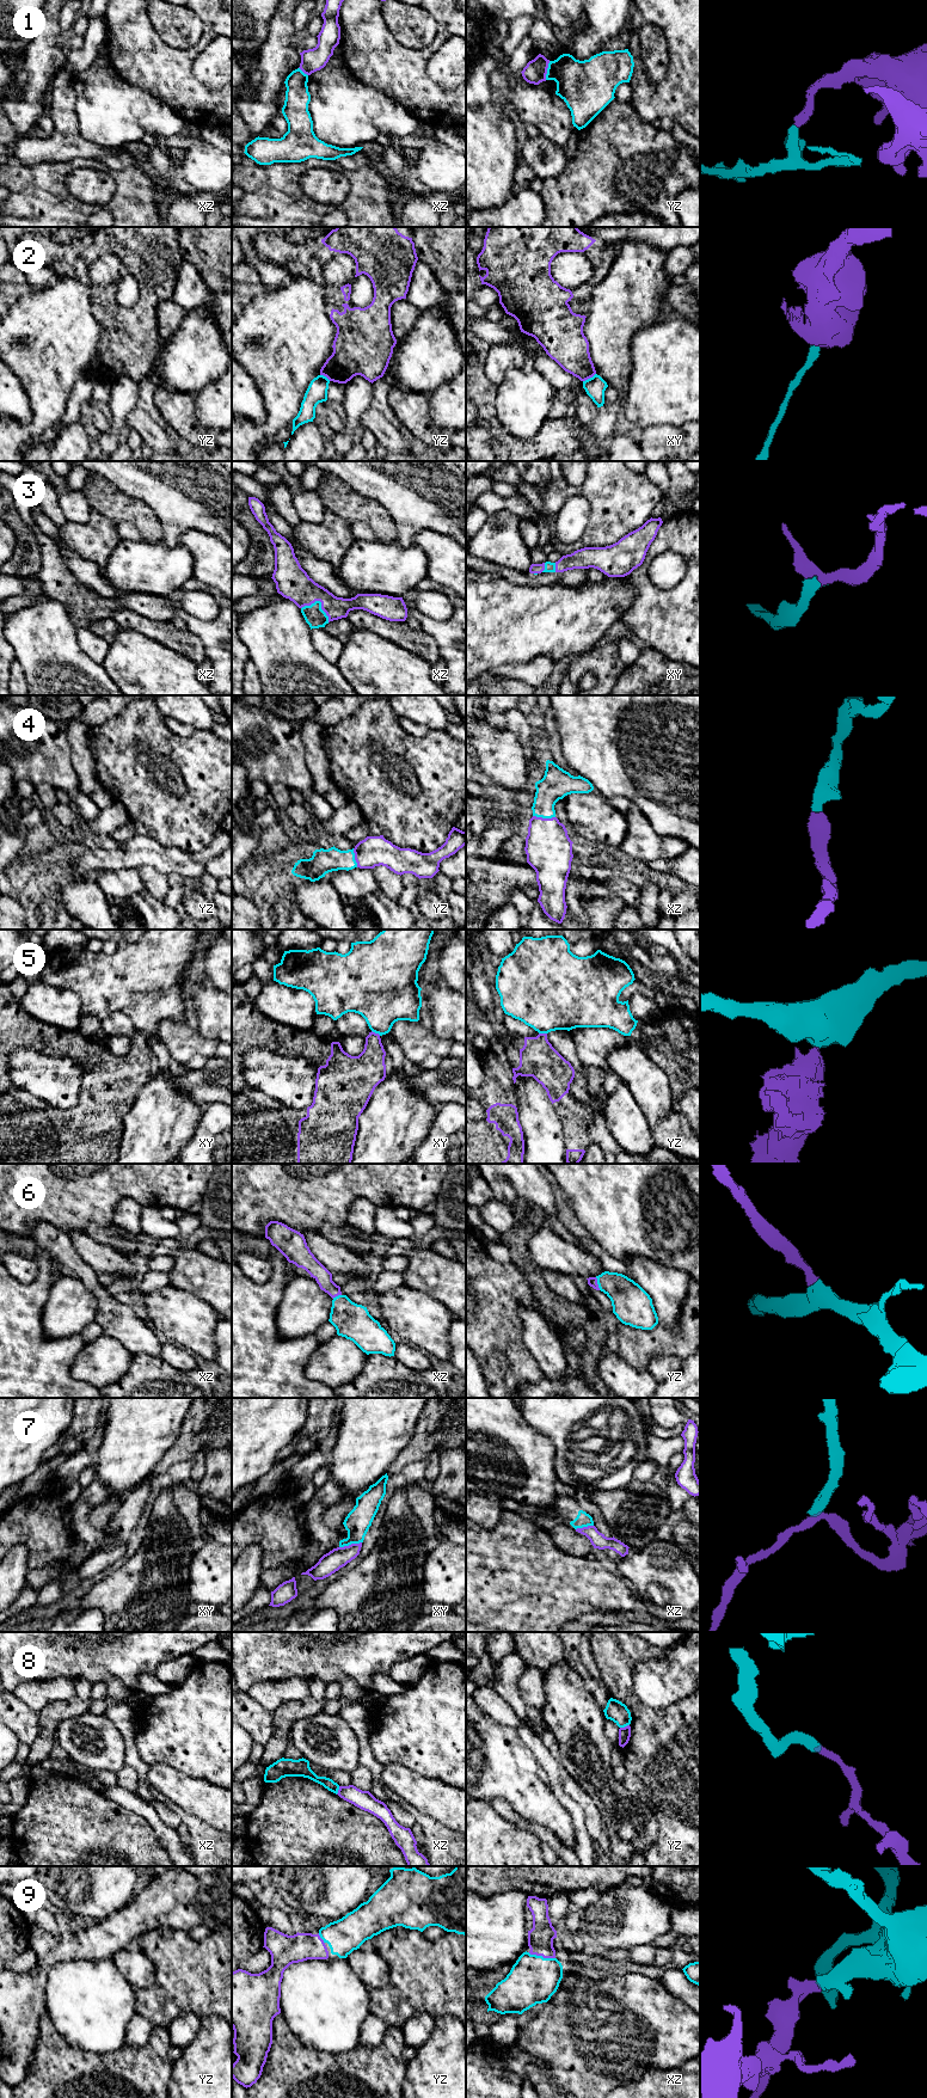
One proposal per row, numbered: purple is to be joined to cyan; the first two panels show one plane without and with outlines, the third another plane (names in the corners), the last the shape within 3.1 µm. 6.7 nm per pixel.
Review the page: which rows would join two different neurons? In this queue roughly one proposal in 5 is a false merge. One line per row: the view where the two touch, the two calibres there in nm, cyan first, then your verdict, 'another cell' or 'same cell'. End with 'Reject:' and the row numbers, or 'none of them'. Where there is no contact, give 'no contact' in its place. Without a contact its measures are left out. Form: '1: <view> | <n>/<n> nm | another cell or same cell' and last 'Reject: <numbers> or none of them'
1: yz | 320/150 nm | another cell
2: xy | 140/260 nm | another cell
3: xz | 140/220 nm | same cell
4: xz | 200/320 nm | same cell
5: xy | 380/220 nm | another cell
6: yz | 240/60 nm | same cell
7: xy | 170/140 nm | another cell
8: yz | 140/80 nm | another cell
9: xz | 320/180 nm | same cell
Reject: 1, 2, 5, 7, 8

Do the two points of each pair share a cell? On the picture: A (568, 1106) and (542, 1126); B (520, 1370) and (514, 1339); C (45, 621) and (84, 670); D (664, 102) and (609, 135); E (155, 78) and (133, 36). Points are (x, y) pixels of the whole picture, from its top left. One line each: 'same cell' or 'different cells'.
A: different cells
B: same cell
C: same cell
D: different cells
E: same cell

